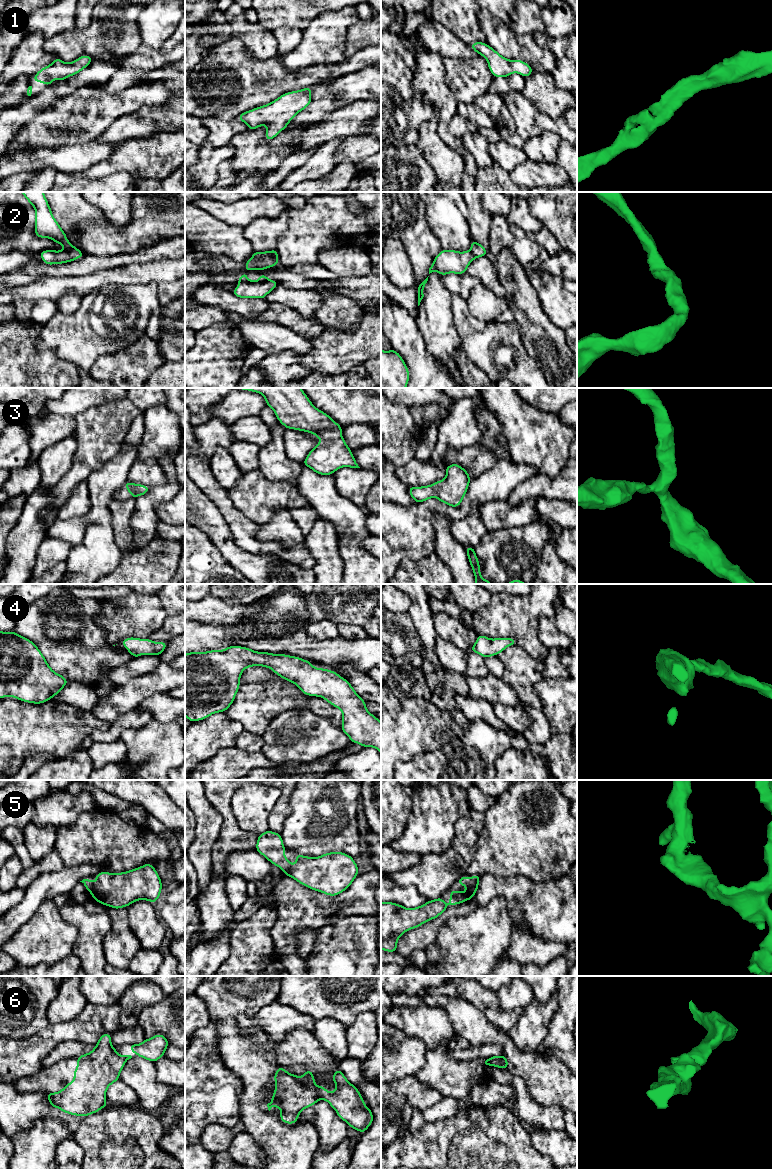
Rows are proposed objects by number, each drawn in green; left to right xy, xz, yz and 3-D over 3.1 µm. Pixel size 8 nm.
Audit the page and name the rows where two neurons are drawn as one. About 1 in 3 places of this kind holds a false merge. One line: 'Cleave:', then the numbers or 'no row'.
Cleave: 6

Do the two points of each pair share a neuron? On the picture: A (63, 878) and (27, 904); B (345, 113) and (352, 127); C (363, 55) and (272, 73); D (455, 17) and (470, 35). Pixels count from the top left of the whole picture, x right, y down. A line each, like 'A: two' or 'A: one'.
A: one
B: one
C: one
D: one

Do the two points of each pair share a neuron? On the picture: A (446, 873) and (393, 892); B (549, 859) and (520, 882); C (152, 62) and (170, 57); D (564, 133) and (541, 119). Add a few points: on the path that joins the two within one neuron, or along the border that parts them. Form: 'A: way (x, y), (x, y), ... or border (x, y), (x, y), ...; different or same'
A: border (391, 878), (400, 885), (413, 885), (427, 900); different
B: border (502, 876), (525, 875), (535, 881), (549, 881); different
C: way (156, 59), (166, 59); same
D: way (558, 127), (547, 123); same

